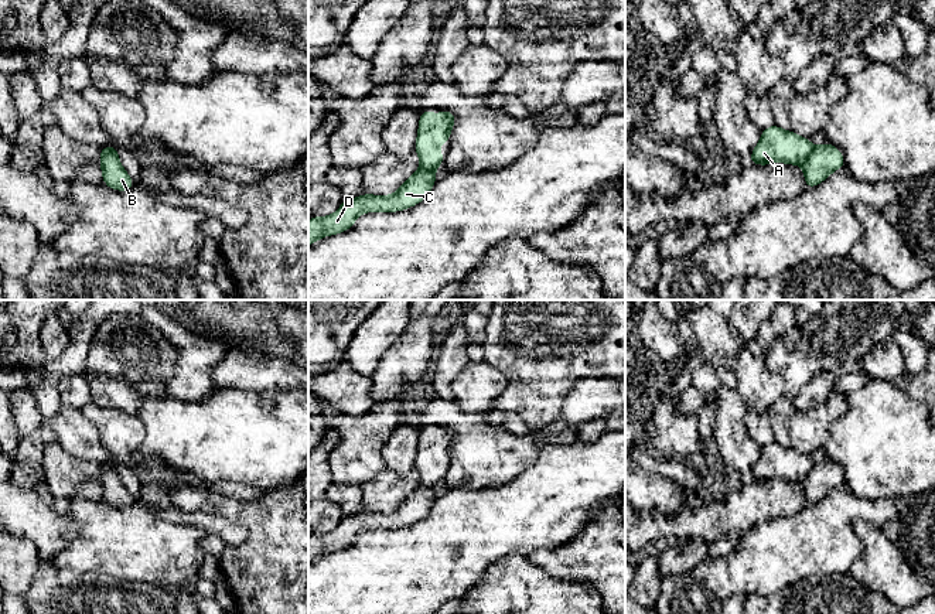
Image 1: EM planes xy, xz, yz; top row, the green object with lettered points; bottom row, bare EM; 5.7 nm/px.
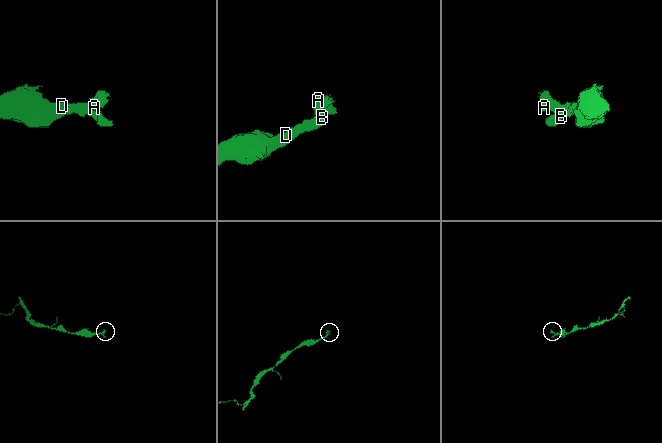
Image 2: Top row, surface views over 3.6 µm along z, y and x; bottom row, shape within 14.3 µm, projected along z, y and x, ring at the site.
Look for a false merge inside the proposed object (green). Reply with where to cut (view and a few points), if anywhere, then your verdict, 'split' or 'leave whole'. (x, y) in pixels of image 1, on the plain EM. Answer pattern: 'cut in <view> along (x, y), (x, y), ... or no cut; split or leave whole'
cut in yz along (814, 464), (802, 481); split

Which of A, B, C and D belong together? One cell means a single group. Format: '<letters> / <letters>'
A / B C D

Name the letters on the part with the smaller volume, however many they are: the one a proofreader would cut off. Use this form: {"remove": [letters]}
{"remove": ["A"]}

